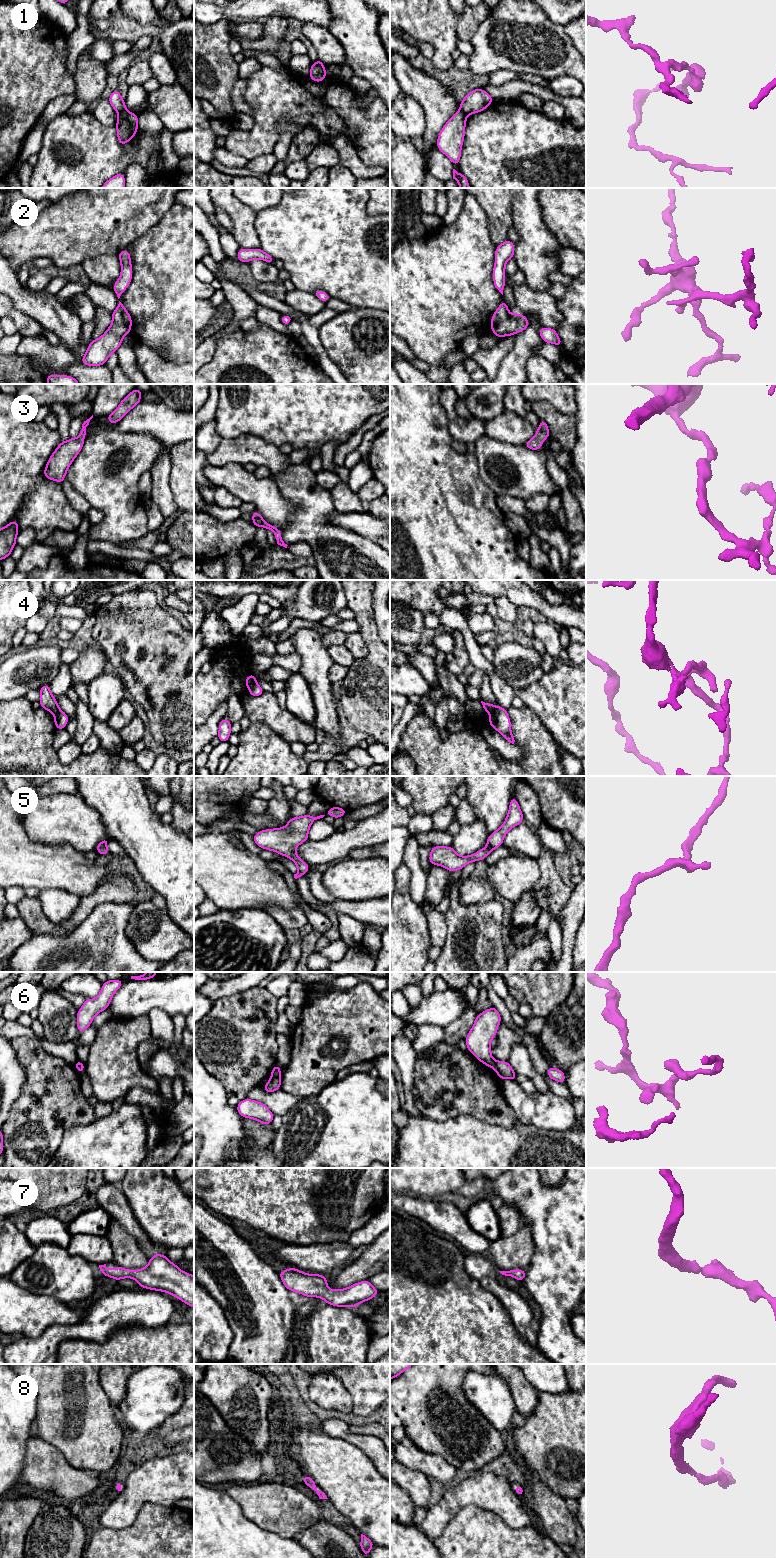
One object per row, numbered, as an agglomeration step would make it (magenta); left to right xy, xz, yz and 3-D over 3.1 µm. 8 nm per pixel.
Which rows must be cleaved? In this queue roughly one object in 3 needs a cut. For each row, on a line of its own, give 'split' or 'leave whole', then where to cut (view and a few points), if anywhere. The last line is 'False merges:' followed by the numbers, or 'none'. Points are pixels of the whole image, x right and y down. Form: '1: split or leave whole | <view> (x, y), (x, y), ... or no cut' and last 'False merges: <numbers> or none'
1: split | xy (125, 110), (118, 114)
2: leave whole | no cut
3: leave whole | no cut
4: split | yz (496, 707), (490, 713)
5: leave whole | no cut
6: split | xz (271, 1076), (278, 1077)
7: leave whole | no cut
8: leave whole | no cut
False merges: 1, 4, 6

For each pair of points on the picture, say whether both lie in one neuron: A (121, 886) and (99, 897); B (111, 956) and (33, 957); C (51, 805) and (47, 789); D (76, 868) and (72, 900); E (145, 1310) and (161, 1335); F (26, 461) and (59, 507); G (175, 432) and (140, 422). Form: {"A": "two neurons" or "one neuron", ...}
{"A": "one neuron", "B": "one neuron", "C": "two neurons", "D": "two neurons", "E": "two neurons", "F": "one neuron", "G": "one neuron"}

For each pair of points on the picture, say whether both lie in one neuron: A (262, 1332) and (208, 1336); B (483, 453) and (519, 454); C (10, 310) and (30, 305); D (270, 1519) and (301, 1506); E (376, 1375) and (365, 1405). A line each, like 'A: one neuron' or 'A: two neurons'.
A: two neurons
B: one neuron
C: two neurons
D: one neuron
E: one neuron

